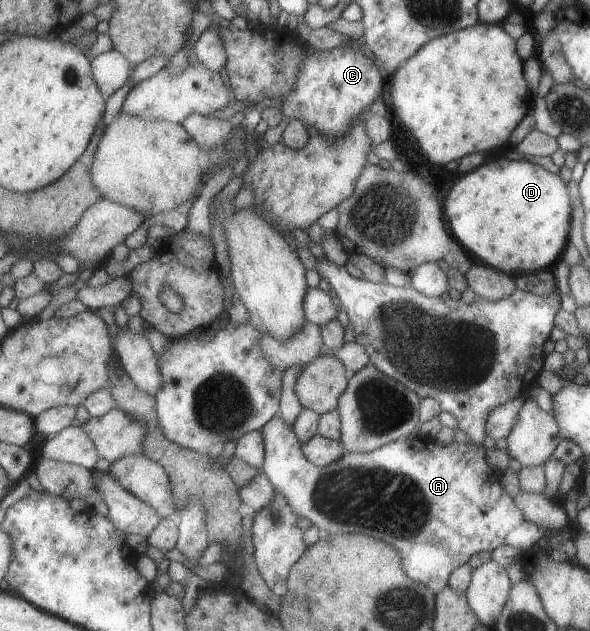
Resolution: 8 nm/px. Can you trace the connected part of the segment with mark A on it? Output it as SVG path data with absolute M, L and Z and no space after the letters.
M277 415L266 426L261 429L264 435L265 450L266 450L266 462L263 466L263 471L268 475L268 478L272 480L275 489L278 492L284 492L284 496L288 496L288 502L292 504L292 508L300 518L306 518L310 524L314 525L317 529L322 528L328 535L340 535L343 533L350 533L359 535L372 536L372 538L378 538L378 540L384 540L388 544L392 544L402 556L402 570L406 572L406 576L410 580L415 580L417 583L423 584L430 592L435 595L440 590L444 590L447 587L448 577L450 572L454 568L466 564L472 554L476 552L490 552L494 548L499 546L512 546L516 550L527 551L533 544L540 540L544 536L544 529L539 526L535 526L532 522L524 520L524 516L519 512L518 508L514 504L514 500L510 497L500 484L499 478L502 475L501 472L488 464L486 456L484 456L485 448L480 446L464 446L464 444L458 444L456 441L450 444L436 444L430 436L412 436L412 438L402 438L395 440L394 442L379 446L374 450L366 453L356 452L344 452L343 456L334 460L332 464L324 466L324 468L318 468L312 464L311 461L303 455L302 445L298 438L296 438L295 430L292 428L292 424L288 425L282 420L280 415Z

